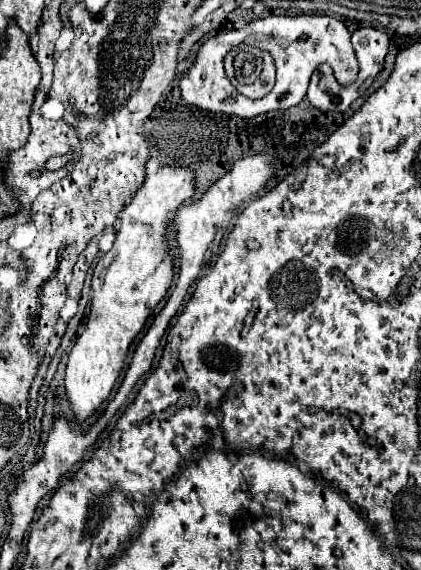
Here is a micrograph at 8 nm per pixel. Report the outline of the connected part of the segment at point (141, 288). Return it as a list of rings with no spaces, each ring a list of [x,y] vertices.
[[[160,167],[148,175],[120,213],[120,231],[114,247],[100,257],[92,275],[90,313],[84,331],[76,339],[66,363],[66,393],[78,421],[88,419],[110,395],[120,375],[130,343],[142,331],[148,315],[164,299],[172,283],[172,257],[166,251],[164,233],[168,217],[194,195],[194,173],[190,169]]]

